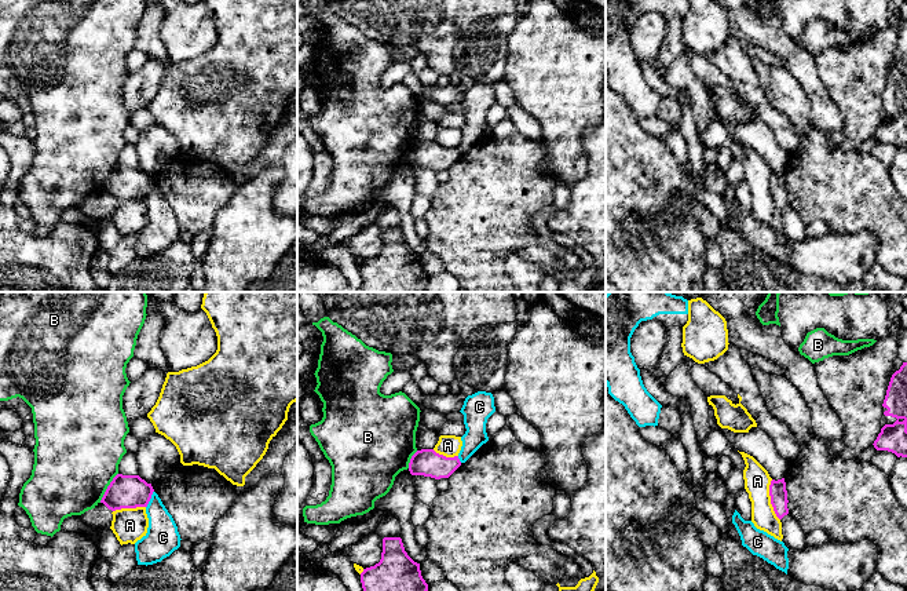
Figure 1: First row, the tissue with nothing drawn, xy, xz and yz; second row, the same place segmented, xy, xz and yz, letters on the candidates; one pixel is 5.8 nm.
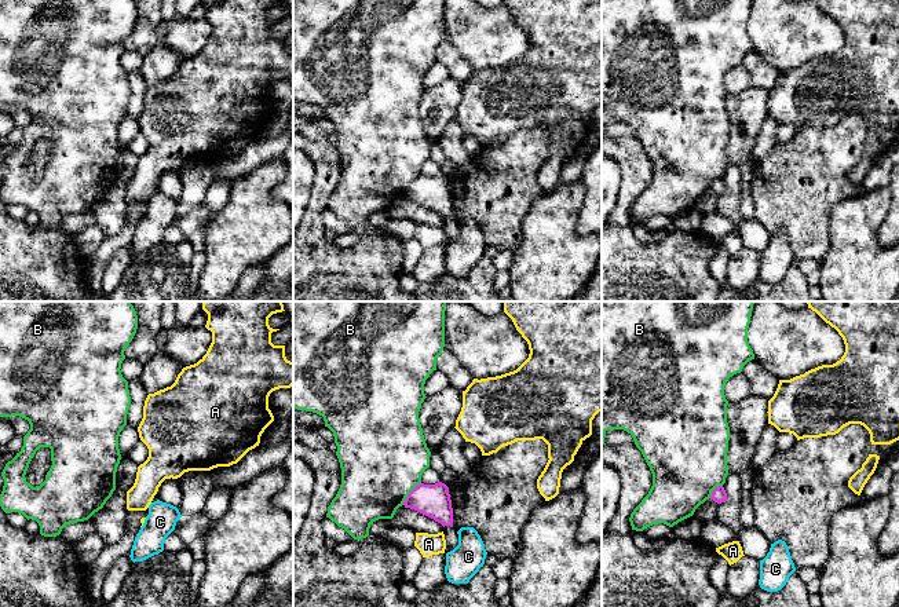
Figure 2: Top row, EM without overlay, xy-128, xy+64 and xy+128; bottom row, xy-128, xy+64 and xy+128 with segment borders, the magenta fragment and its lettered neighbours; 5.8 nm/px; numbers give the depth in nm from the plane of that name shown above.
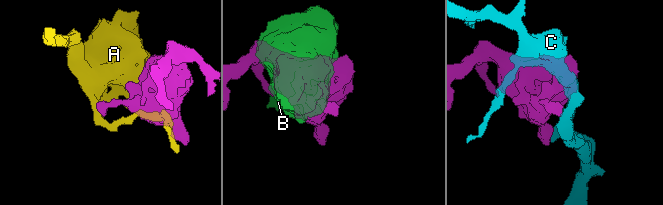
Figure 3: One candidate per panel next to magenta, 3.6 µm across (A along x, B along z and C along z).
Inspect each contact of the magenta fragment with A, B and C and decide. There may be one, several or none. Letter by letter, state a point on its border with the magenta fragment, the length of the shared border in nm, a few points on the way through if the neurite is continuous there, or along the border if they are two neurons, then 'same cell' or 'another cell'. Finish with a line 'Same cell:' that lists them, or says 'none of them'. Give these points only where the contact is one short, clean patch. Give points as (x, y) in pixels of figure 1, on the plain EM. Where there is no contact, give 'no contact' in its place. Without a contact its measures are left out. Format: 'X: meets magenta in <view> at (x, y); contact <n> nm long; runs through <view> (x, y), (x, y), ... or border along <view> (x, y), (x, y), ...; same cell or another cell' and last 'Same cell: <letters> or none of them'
A: meets magenta in yz at (771, 192); contact 240 nm long; another cell
B: meets magenta in xy at (108, 179); contact 200 nm long; another cell
C: meets magenta in xy at (149, 190); contact 110 nm long; another cell
Same cell: none of them

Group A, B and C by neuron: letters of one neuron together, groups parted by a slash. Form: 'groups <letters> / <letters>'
groups A / B / C

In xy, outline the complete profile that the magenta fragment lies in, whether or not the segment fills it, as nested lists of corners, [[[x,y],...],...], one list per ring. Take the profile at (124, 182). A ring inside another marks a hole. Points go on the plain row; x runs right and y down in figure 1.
[[[117,165],[107,178],[100,194],[109,201],[147,198],[154,180],[139,167]]]

